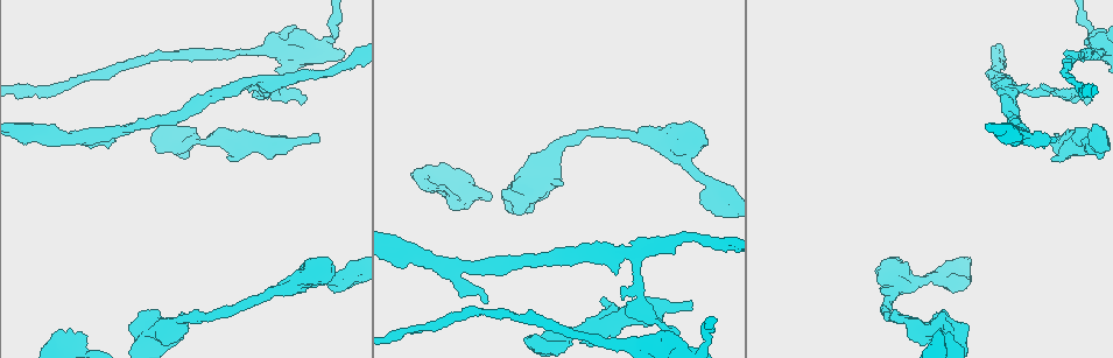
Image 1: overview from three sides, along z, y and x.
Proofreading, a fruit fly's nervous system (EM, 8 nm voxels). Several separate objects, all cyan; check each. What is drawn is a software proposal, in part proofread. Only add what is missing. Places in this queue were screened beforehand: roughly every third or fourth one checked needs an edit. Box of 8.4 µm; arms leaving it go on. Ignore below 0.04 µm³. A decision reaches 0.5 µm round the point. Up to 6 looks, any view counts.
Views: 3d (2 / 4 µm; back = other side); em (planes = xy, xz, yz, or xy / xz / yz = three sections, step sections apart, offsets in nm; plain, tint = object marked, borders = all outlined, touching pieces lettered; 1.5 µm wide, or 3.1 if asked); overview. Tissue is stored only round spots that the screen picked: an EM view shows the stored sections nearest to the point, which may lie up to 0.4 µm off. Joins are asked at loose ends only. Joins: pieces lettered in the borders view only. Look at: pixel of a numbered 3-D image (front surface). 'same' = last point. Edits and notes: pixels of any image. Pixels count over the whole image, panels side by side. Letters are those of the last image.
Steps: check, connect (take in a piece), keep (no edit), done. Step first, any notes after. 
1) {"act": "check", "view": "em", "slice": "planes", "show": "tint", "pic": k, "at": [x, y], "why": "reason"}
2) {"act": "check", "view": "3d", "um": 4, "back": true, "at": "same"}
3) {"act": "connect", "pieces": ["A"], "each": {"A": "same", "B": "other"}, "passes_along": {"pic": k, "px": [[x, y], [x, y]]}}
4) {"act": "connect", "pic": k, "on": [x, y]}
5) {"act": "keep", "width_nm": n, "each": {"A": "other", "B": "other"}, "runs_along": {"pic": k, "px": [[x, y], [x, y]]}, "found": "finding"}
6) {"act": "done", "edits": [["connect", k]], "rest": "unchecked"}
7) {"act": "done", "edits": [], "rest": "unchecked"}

{"act": "check", "view": "em", "slice": "planes", "show": "tint", "pic": 1, "at": [603, 299], "why": "stops while still wide"}

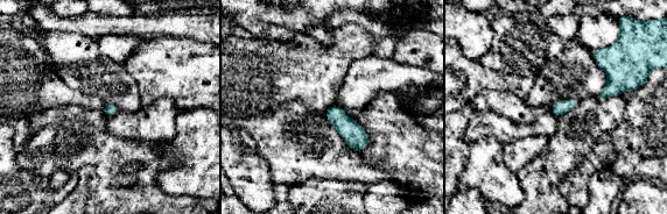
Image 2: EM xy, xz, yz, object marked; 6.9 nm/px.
{"act": "check", "view": "em", "slice": "planes", "show": "borders", "at": "same"}

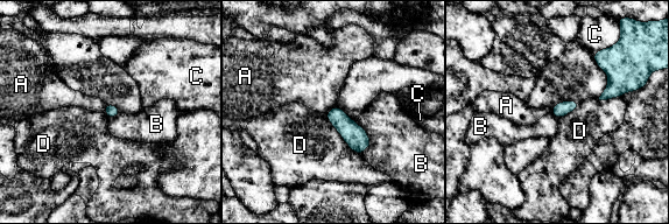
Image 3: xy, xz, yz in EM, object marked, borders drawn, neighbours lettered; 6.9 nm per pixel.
{"act": "keep", "each": {"A": "other", "B": "other", "C": "other", "D": "other"}, "border": {"pic": 3, "px": [[326, 113], [343, 140], [361, 155]]}, "found": "no lettered piece goes on from it"}

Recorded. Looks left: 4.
{"act": "check", "view": "em", "slice": "xz", "step": 8, "show": "plain", "pic": 1, "at": [691, 303], "why": "an open end"}

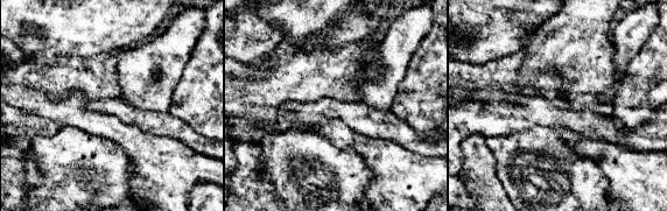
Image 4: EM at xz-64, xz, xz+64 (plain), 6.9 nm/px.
{"act": "check", "view": "em", "slice": "xz", "step": 8, "show": "tint", "at": "same"}

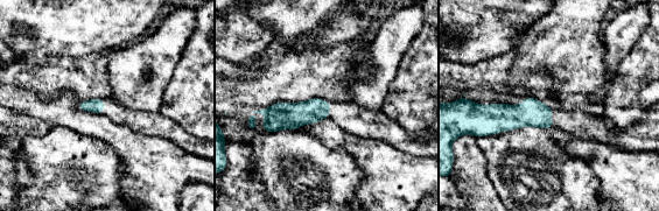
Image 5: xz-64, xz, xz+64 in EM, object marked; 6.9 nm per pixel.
{"act": "check", "view": "em", "slice": "xz", "step": 8, "show": "borders", "at": "same"}

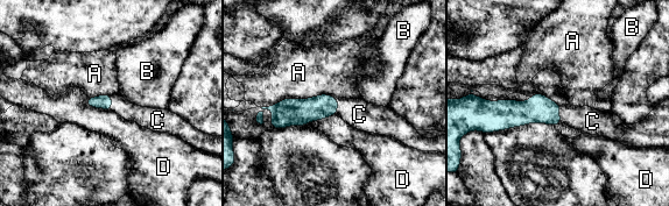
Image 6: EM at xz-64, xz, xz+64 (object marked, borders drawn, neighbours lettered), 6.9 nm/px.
{"act": "connect", "pieces": ["C"], "each": {"A": "other", "B": "other", "C": "same", "D": "other"}, "found": "the neuron continues"}

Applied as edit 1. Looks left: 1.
{"act": "check", "view": "em", "slice": "planes", "show": "borders", "pic": 1, "at": [949, 334], "why": "branch stops here"}

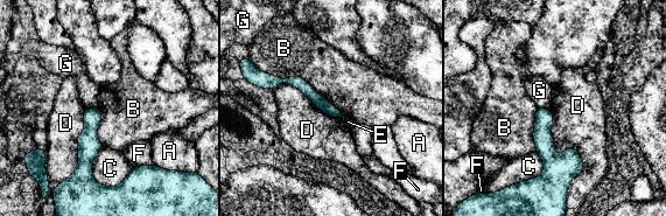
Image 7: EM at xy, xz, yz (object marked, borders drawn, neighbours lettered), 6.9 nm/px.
{"act": "keep", "each": {"A": "other", "B": "other", "C": "other", "D": "other", "E": "other", "F": "other", "G": "other"}, "runs_along": {"pic": 7, "px": [[266, 84], [295, 81], [339, 115]]}, "found": "no lettered piece goes on from it"}

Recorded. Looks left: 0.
{"act": "done", "edits": [["connect", 6]], "rest": "unchecked"}

